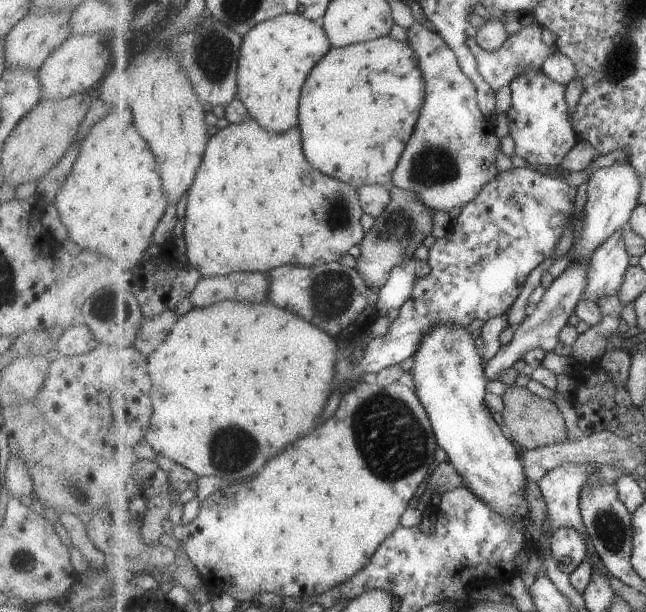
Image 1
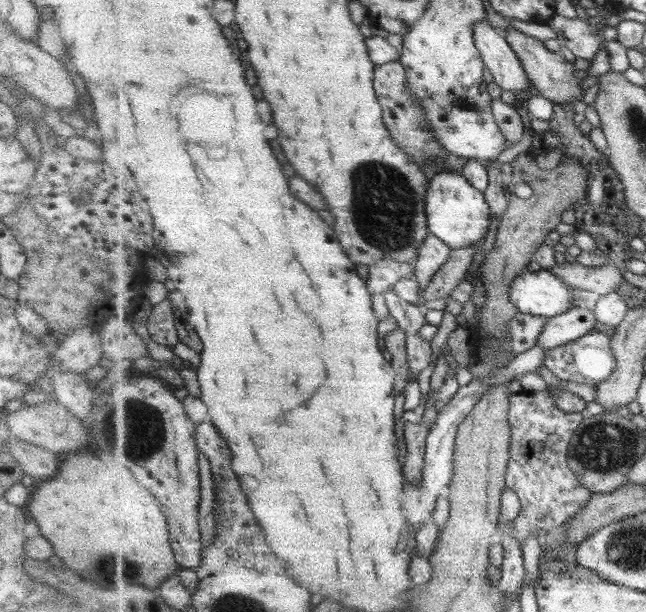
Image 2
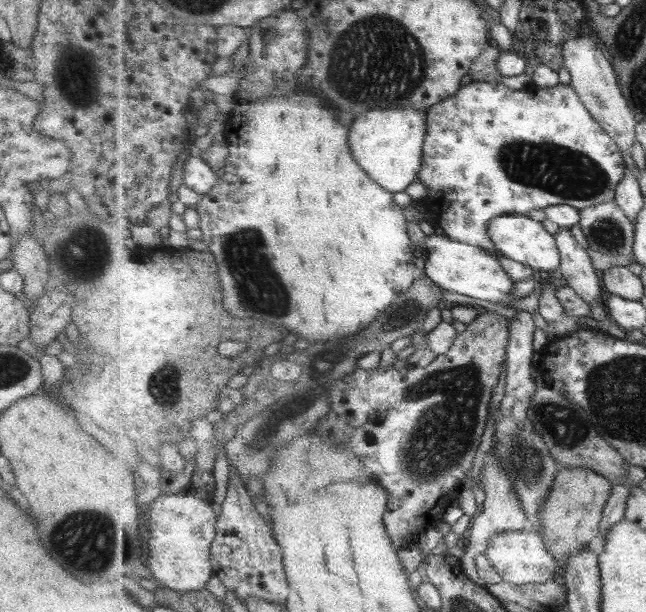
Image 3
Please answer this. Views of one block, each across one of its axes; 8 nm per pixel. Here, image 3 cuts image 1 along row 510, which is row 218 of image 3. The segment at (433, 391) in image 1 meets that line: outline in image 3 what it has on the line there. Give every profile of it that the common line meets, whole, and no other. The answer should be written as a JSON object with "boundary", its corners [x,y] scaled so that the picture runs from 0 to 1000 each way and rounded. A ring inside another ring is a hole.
{"boundary":[[[782,351],[765,356],[757,364],[757,382],[777,420],[803,426],[830,444],[844,441],[853,446],[870,433],[870,418],[861,386],[844,376],[844,369],[837,363],[824,359],[816,351]]]}

